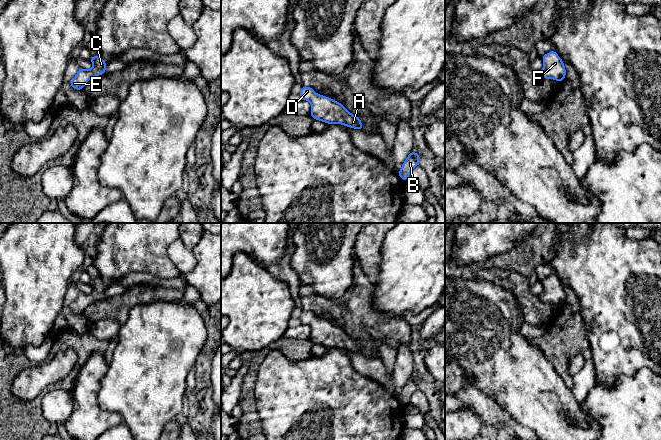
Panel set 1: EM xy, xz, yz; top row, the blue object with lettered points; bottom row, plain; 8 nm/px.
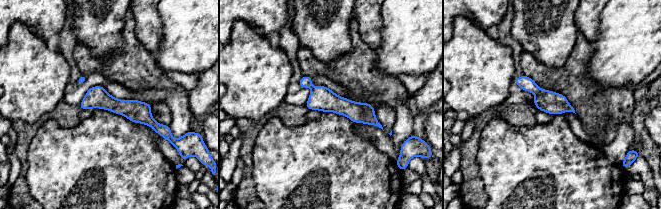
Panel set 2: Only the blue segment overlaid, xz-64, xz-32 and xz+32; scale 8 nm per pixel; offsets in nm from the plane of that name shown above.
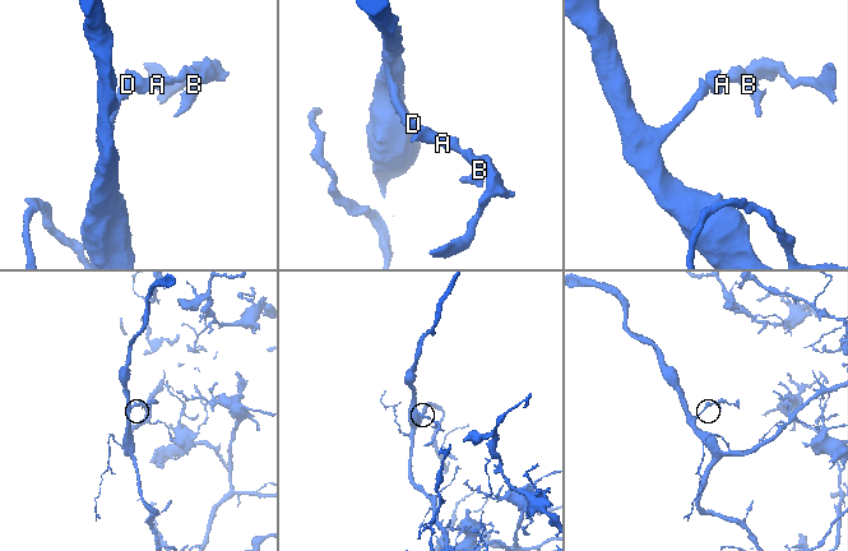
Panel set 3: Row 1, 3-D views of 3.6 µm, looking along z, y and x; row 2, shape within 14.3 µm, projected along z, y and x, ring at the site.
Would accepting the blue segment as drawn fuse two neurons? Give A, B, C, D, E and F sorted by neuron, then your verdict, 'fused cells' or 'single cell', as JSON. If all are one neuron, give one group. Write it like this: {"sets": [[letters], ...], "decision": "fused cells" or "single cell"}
{"sets": [["A", "B", "C", "D", "E", "F"]], "decision": "single cell"}

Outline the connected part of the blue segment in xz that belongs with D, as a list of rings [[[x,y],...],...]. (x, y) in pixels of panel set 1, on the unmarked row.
[[[303,310],[298,318],[302,324],[311,327],[309,339],[313,344],[320,344],[326,348],[337,347],[363,355],[361,343],[351,338],[343,328],[327,320],[317,318],[311,311]]]

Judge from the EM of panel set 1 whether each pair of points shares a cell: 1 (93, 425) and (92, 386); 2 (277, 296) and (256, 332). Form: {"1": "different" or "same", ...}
{"1": "same", "2": "same"}

